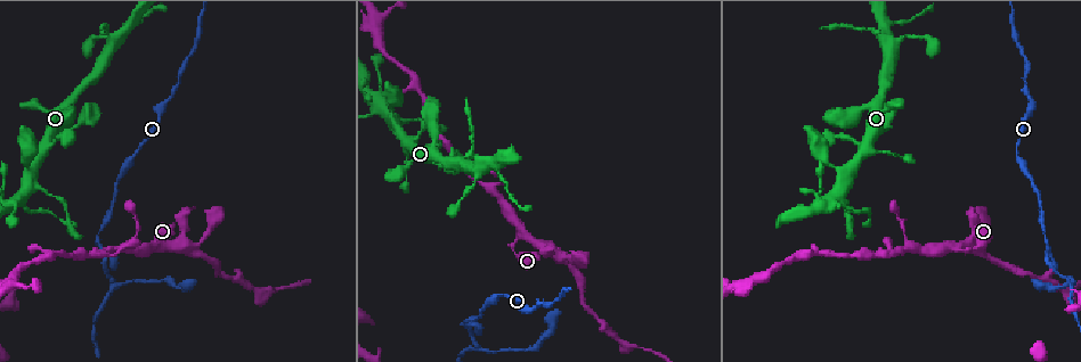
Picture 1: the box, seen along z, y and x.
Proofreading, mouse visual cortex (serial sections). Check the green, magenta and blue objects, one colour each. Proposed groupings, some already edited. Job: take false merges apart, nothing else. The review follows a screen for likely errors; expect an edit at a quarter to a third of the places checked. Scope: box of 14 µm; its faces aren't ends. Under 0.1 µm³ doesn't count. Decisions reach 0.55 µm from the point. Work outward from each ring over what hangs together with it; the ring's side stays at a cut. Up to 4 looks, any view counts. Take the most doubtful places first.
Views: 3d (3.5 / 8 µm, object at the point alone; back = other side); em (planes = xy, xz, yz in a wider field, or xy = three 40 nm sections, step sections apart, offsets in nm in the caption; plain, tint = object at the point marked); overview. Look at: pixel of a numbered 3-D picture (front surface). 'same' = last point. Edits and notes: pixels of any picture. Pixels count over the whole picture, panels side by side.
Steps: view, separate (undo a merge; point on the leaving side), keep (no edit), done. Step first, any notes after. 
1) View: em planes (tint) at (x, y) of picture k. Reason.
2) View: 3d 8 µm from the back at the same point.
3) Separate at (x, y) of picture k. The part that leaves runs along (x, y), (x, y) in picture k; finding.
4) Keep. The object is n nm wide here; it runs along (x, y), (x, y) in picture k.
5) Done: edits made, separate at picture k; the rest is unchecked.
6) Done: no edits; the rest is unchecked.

View: 3d 8 µm at (480, 347) of picture 1. A fork.

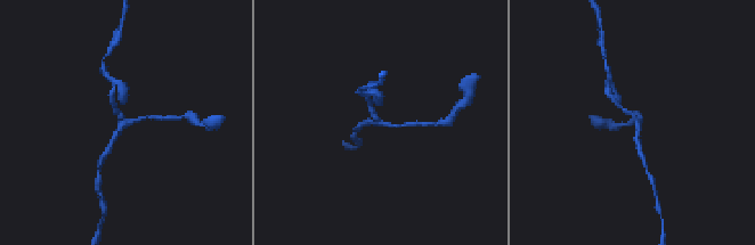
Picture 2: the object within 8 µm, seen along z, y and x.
View: em planes (tint) at (637, 116) of picture 2. 3 arms meet here; the arms are 150, 150, 150 nm wide; shape alone is not enough.

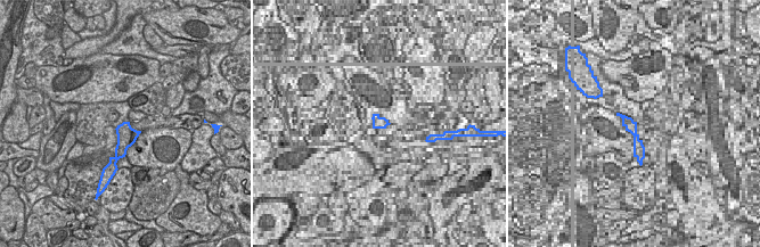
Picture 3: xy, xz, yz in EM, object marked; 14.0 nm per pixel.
Keep. It runs along (367, 97), (381, 122), (410, 124) in picture 2; all the same cell.

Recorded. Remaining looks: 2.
View: em xy step 5 (tint) at (154, 251) of picture 1. Three-way junction.

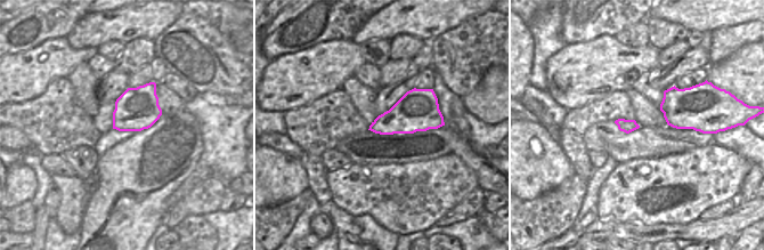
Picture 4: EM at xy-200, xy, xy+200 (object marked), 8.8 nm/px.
View: 3d 3.5 µm at the same point.

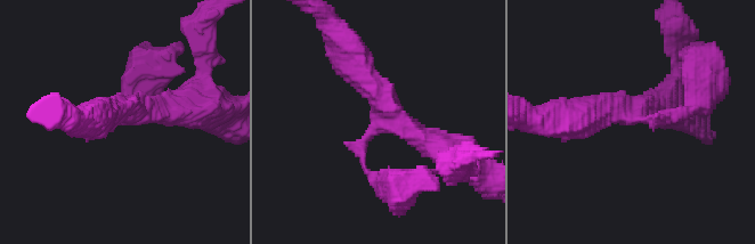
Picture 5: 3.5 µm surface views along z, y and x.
Keep. The object is 320 nm wide here; it runs along (695, 105), (577, 119) in picture 5; one cell here.

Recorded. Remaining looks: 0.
Done: no edits; the rest is unchecked.

